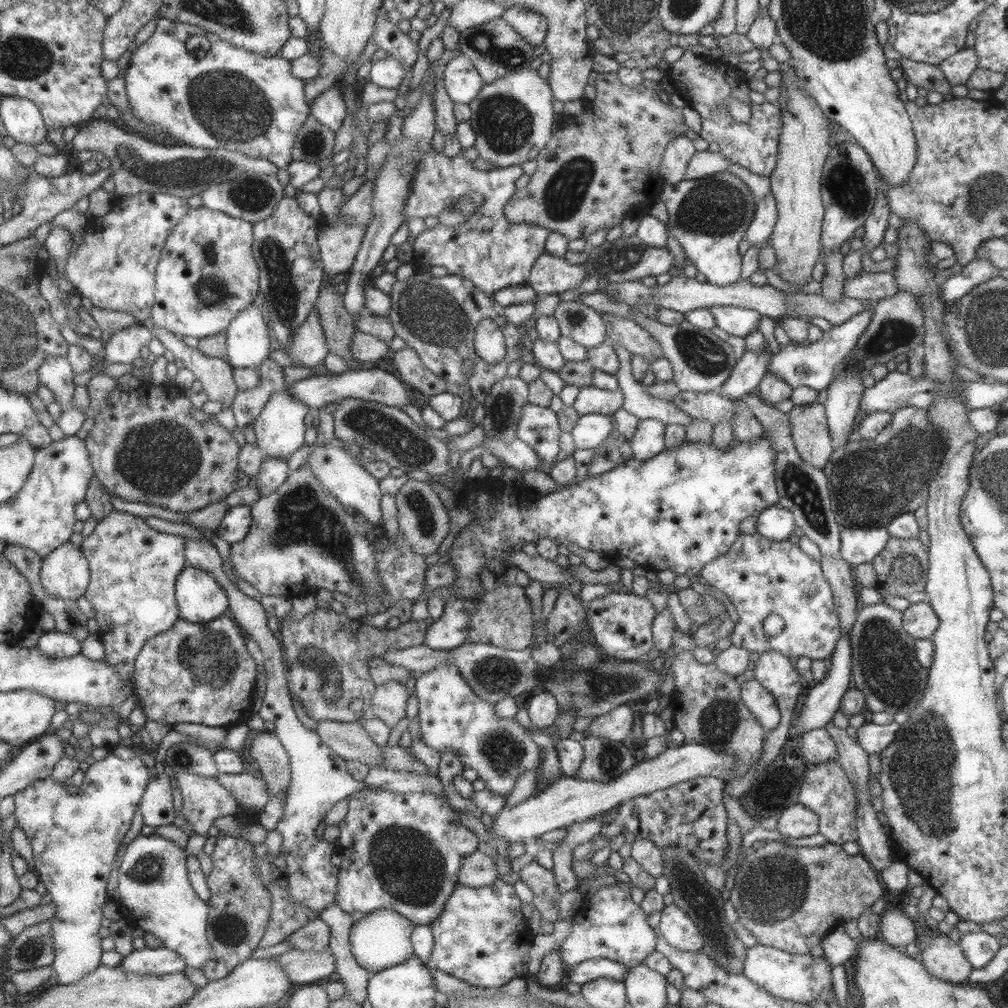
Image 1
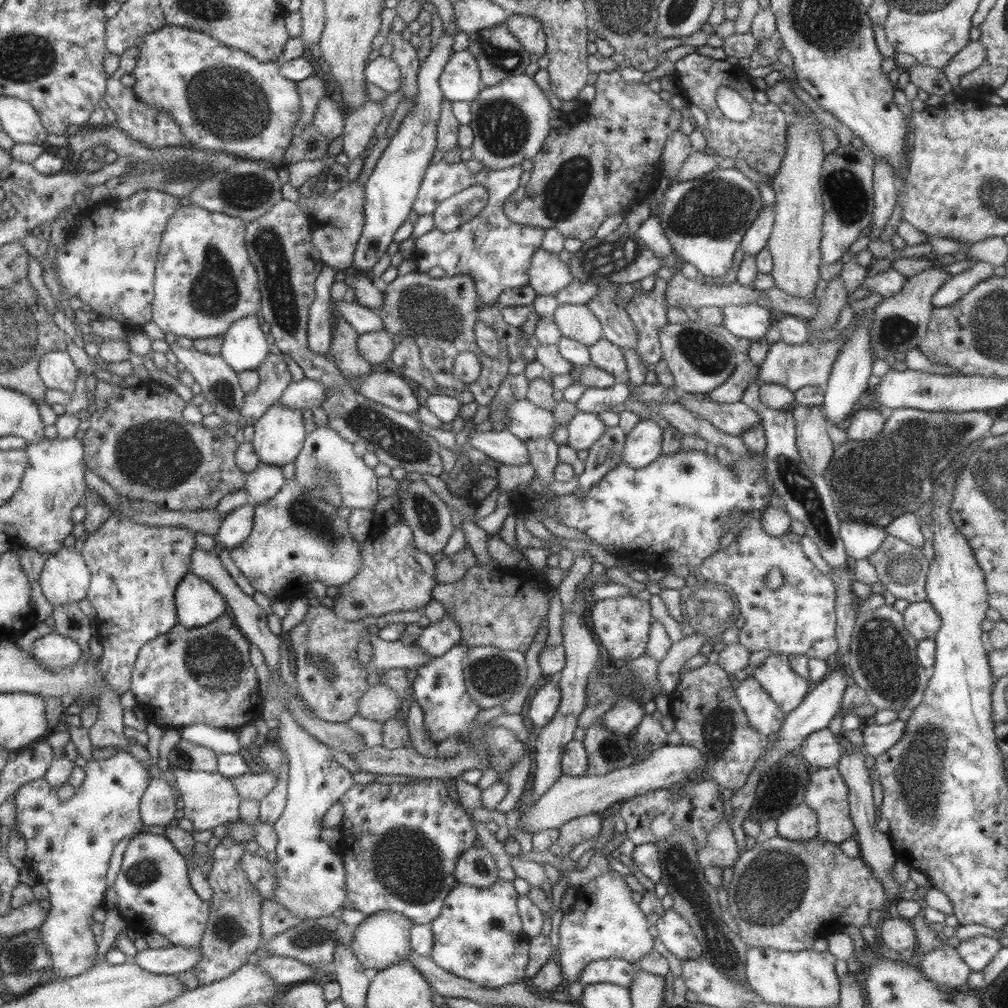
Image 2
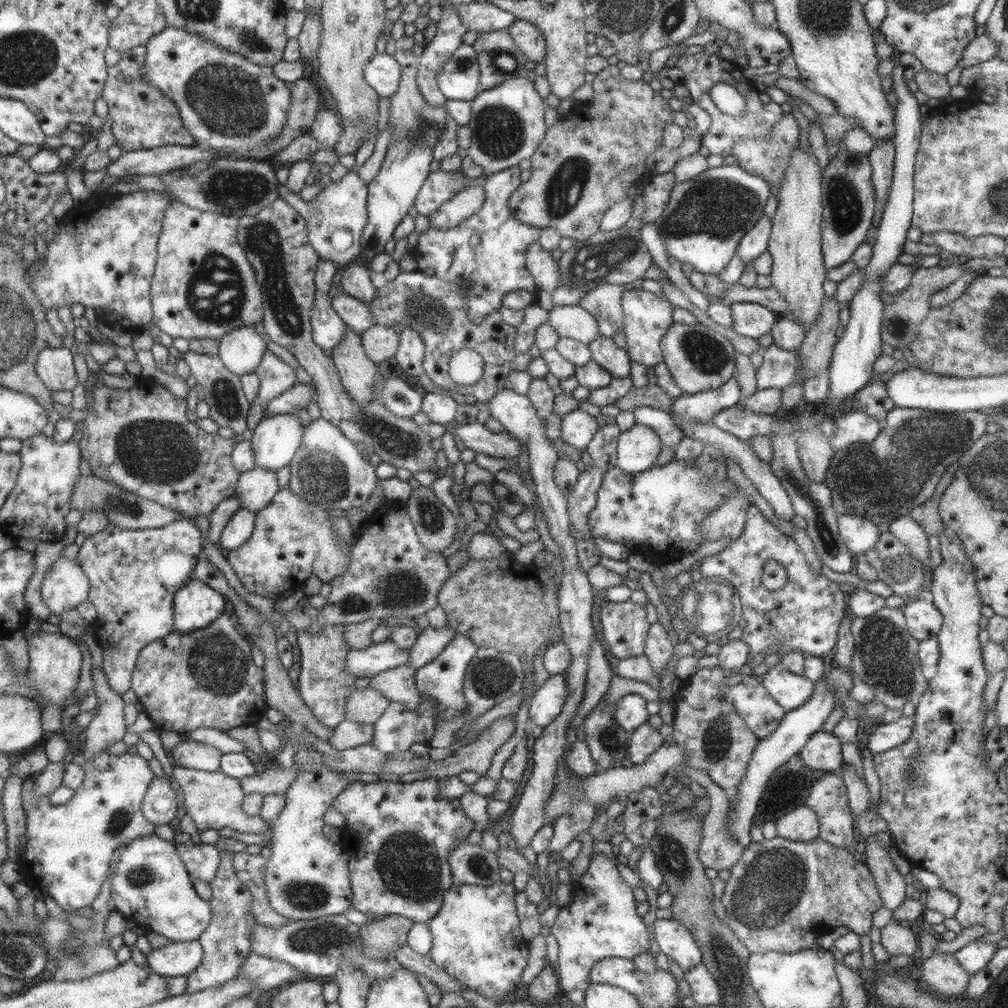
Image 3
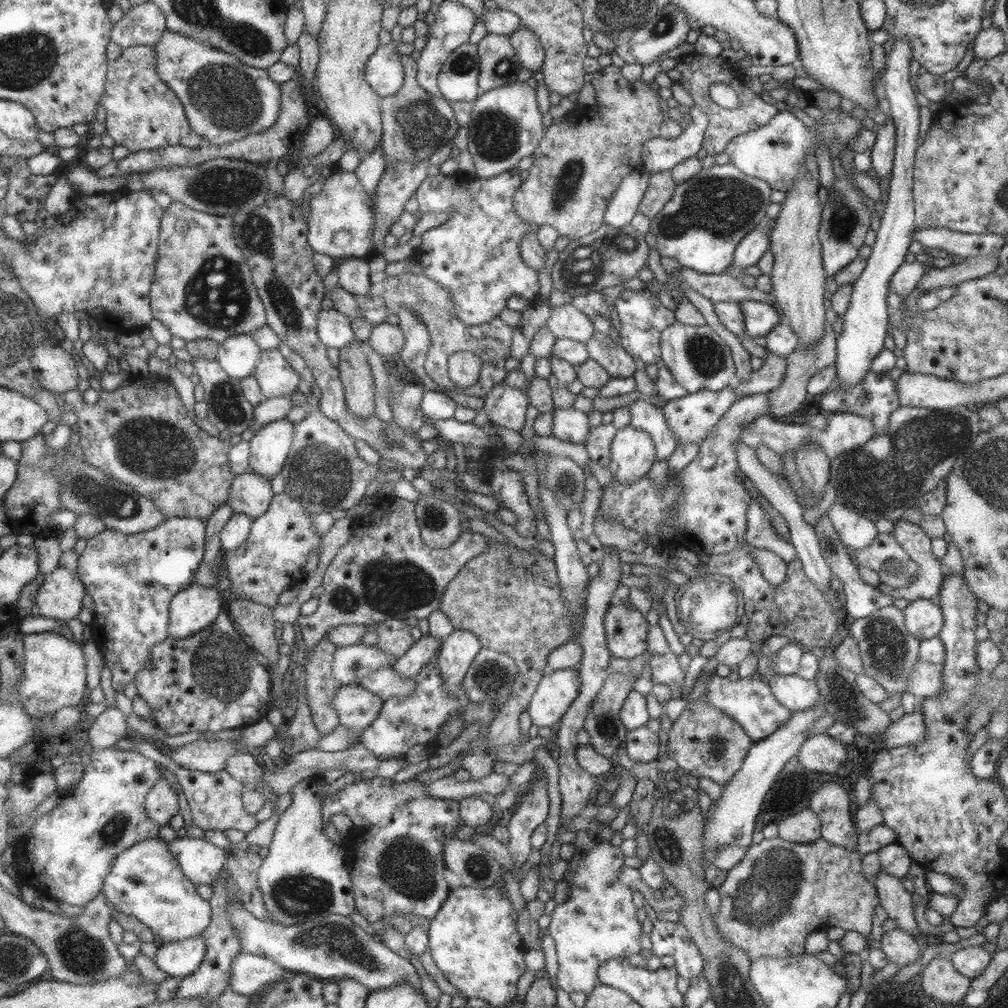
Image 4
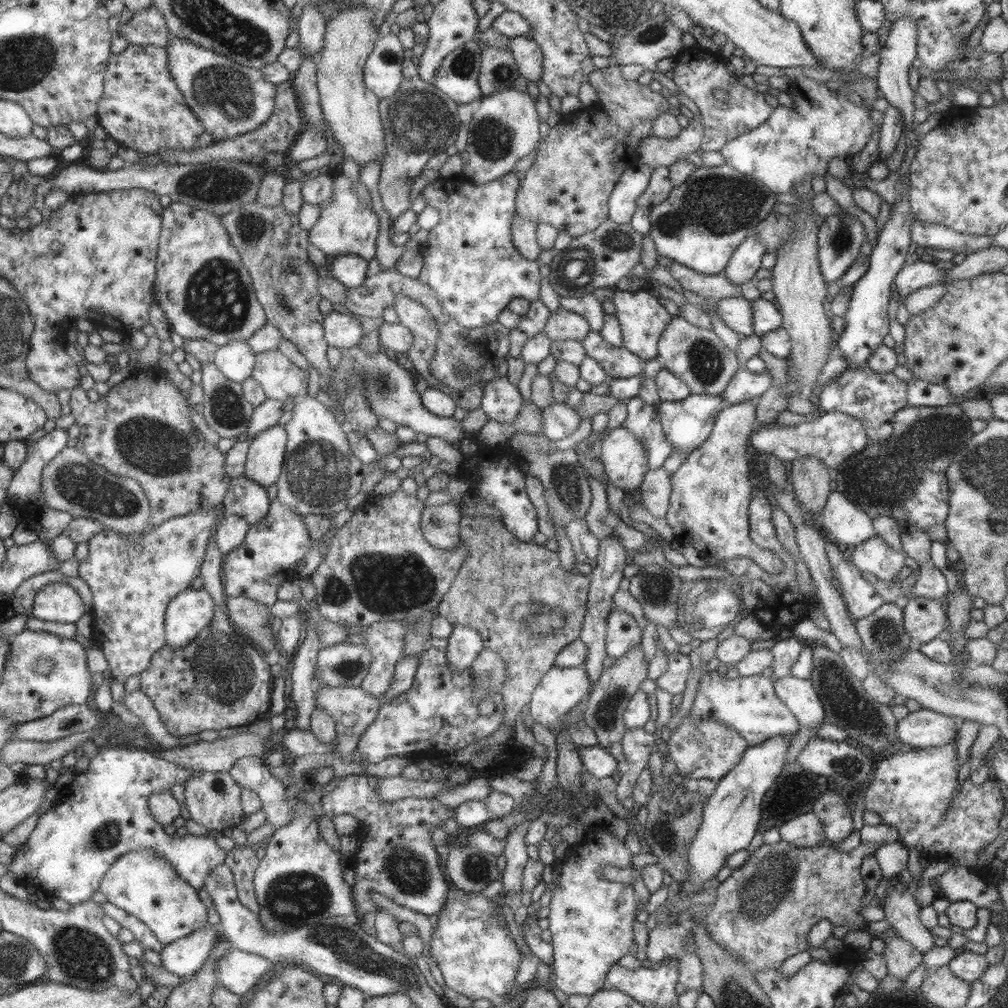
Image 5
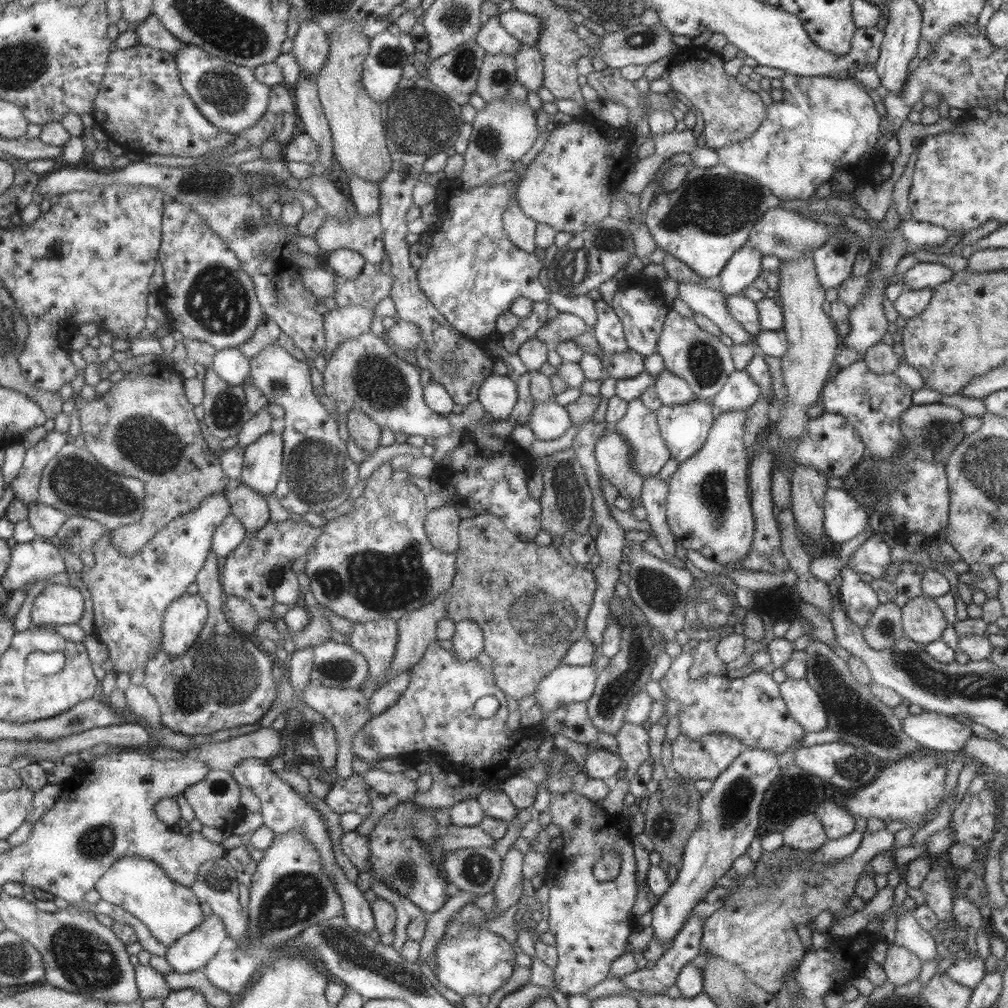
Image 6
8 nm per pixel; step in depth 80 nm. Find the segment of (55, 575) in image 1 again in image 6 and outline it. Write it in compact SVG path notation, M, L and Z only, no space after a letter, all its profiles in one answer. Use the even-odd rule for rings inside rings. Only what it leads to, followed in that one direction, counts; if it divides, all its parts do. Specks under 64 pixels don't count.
M47 583L34 598L30 617L33 626L73 624L83 614L83 598L75 587Z

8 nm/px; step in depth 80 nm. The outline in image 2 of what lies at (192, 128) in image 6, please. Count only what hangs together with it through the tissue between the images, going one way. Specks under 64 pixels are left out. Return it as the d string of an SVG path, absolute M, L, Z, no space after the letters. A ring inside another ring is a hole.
M133 45L127 50L124 50L119 56L118 67L115 69L115 72L107 77L105 94L102 99L116 116L113 126L123 131L125 135L131 136L132 139L138 140L140 143L152 149L178 145L187 146L181 129L166 112L155 110L148 106L148 104L144 104L144 102L130 90L128 80L130 72L135 66L137 55L137 46L135 47Z

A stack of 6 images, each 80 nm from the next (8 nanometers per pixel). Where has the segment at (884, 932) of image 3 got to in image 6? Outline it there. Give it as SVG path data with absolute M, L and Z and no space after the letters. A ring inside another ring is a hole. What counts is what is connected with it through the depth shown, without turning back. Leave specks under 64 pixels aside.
M888 945L881 968L886 980L894 987L905 985L917 978L922 965L920 958L905 947Z

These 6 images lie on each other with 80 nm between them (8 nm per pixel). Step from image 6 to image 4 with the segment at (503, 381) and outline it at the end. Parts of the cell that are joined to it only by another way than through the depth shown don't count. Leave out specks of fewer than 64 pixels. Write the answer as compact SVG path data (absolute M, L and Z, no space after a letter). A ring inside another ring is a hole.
M505 381L499 382L487 393L483 402L482 410L489 422L520 432L528 405L528 396L525 393L508 386Z

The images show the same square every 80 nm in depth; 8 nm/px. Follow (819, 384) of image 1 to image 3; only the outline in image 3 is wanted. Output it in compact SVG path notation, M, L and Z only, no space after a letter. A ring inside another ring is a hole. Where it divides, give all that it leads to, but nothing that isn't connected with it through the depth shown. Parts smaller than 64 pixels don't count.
M771 343L763 350L762 364L756 369L756 385L762 388L787 388L797 379L799 352L783 350Z

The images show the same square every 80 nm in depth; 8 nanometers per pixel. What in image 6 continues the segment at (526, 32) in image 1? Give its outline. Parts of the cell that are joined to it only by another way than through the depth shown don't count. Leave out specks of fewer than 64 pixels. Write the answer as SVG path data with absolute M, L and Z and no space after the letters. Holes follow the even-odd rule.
M521 43L514 54L516 79L526 88L527 92L536 92L542 85L542 56L537 48Z

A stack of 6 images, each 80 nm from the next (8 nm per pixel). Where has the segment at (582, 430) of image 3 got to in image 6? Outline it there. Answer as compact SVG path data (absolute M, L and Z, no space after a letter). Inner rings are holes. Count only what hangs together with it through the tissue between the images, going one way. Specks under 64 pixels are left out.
M554 400L534 401L529 420L526 422L526 426L539 440L559 438L571 425L571 417L566 408Z

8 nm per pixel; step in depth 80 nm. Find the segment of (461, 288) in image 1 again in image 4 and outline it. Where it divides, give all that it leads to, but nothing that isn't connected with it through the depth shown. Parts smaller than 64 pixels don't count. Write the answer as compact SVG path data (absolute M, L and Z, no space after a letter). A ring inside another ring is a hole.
M408 272L399 276L385 276L385 279L377 284L369 284L367 295L354 296L359 306L360 315L369 325L385 323L389 314L397 315L399 309L414 310L418 314L422 323L430 336L430 345L425 356L425 374L444 390L457 390L457 386L447 378L447 360L455 352L471 352L481 360L479 377L475 384L467 388L458 388L461 393L469 396L485 398L495 384L504 382L508 372L505 371L504 364L511 358L510 346L513 327L507 326L498 316L494 316L491 321L471 326L462 323L456 315L456 310L451 302L451 294L445 288L439 288L433 280L425 278L422 274L410 274Z

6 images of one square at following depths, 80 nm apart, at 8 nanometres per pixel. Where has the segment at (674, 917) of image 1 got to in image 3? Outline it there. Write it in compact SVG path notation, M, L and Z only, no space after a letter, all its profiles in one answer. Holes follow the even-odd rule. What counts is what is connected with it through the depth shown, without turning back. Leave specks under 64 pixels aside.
M656 918L651 925L651 936L666 957L676 962L682 971L702 962L702 954L689 929L669 918Z

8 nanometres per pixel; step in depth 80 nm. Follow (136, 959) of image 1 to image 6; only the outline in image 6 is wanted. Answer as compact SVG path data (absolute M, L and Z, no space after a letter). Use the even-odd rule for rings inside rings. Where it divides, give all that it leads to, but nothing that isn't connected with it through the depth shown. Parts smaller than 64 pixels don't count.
M207 915L191 932L180 936L165 951L164 958L173 972L193 972L208 963L226 937L218 916Z

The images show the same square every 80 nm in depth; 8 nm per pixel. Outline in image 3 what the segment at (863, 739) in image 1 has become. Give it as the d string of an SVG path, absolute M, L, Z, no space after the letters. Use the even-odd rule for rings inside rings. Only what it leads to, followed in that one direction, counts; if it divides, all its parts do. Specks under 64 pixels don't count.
M900 716L898 720L891 723L879 724L877 728L871 730L871 734L867 738L867 751L873 756L903 744L911 736L913 724L915 724L913 716L909 716L909 718Z

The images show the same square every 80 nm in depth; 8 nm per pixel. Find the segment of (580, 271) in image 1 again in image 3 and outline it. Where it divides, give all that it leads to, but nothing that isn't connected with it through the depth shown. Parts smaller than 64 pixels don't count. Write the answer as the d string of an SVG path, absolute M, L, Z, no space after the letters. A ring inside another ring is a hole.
M533 242L525 251L525 268L535 283L534 293L545 291L551 293L559 287L559 270L557 261L553 262L549 251L543 251L537 242Z

